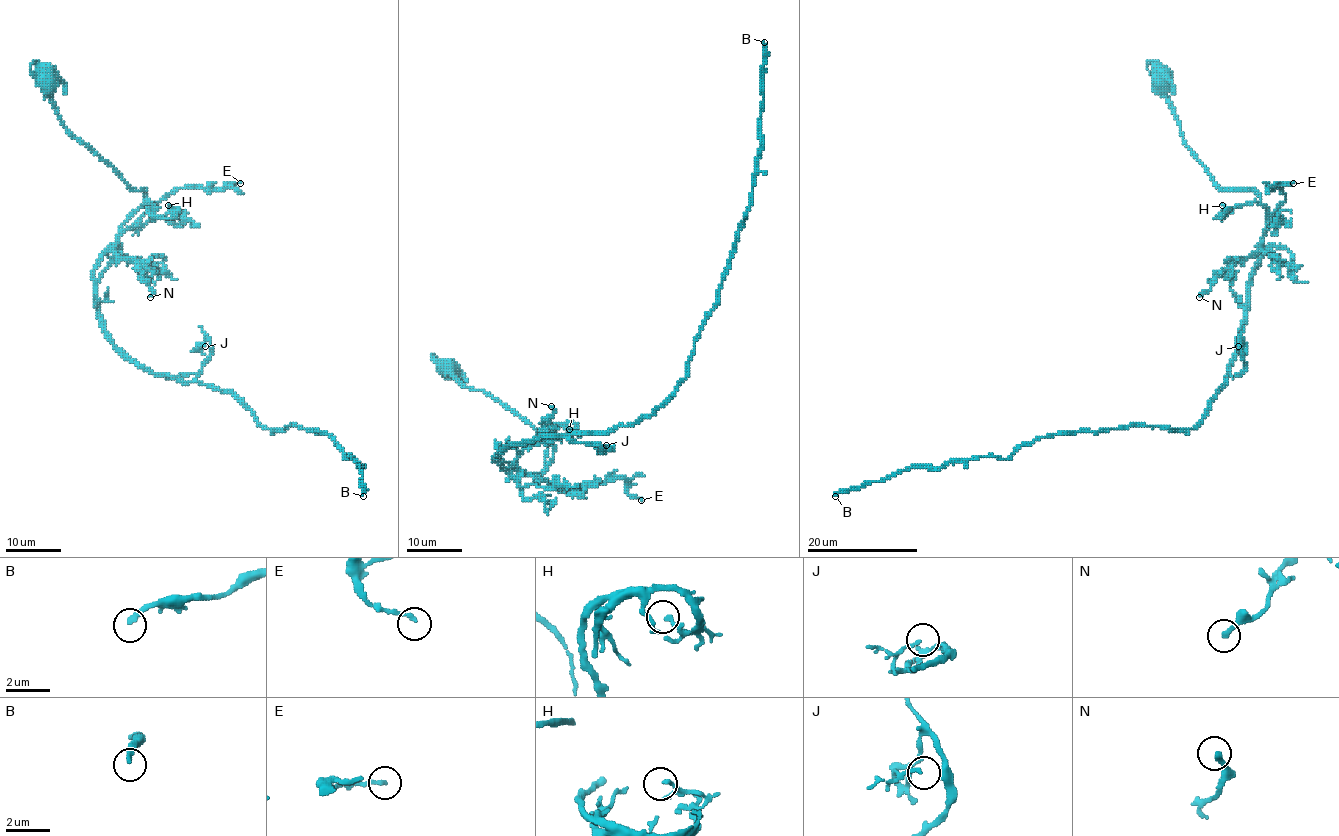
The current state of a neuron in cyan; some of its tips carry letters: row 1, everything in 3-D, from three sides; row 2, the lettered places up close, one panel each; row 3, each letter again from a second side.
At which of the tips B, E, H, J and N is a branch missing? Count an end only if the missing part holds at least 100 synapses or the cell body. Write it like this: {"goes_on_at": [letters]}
{"goes_on_at": ["B"]}

